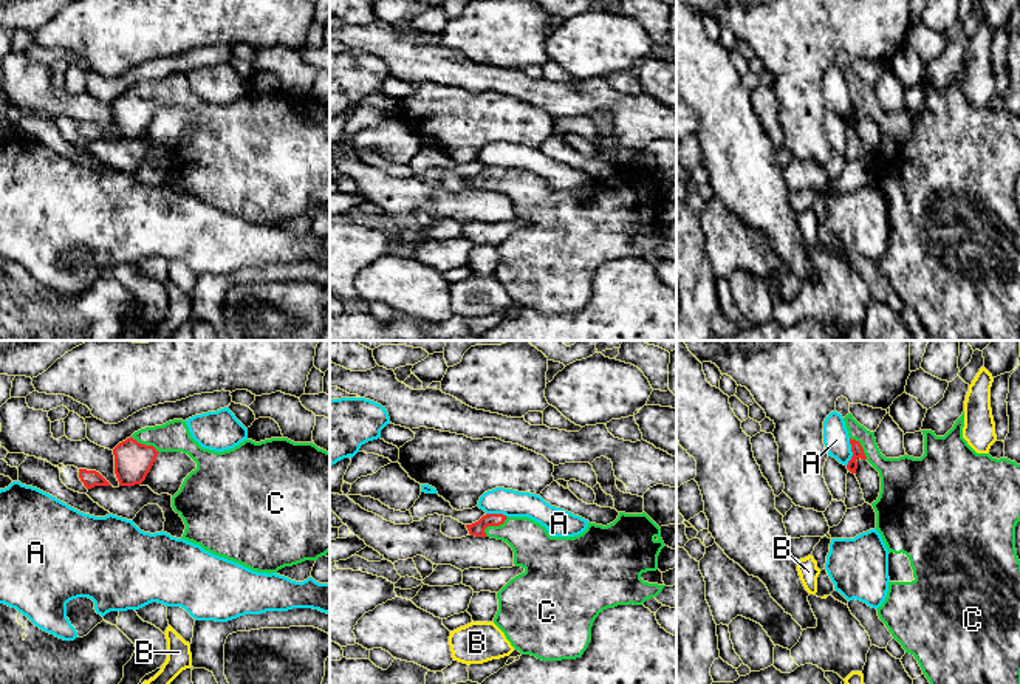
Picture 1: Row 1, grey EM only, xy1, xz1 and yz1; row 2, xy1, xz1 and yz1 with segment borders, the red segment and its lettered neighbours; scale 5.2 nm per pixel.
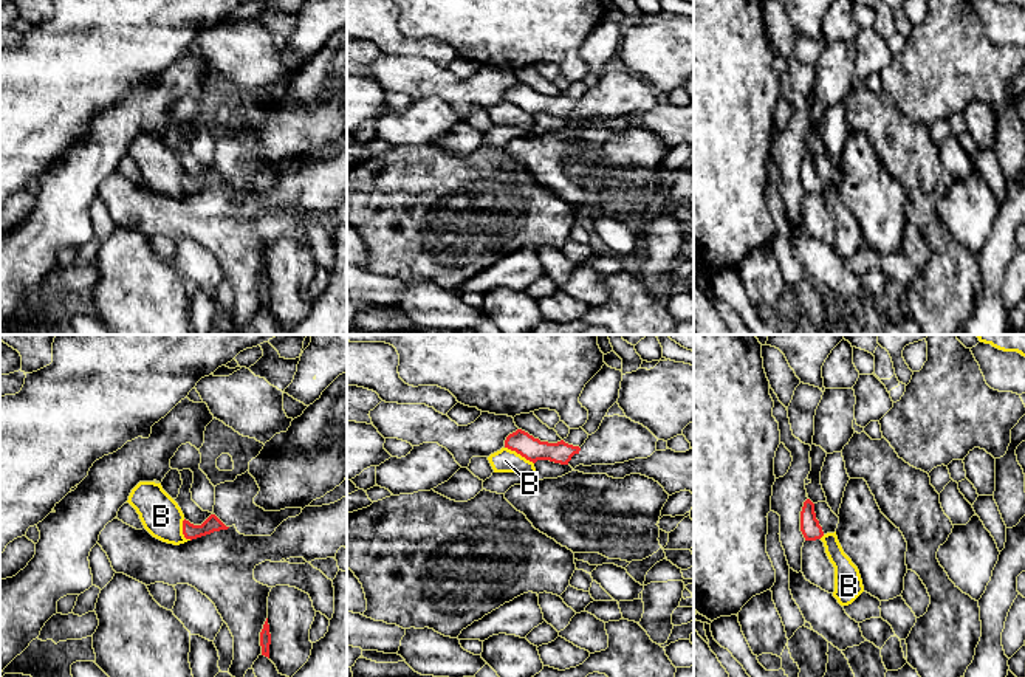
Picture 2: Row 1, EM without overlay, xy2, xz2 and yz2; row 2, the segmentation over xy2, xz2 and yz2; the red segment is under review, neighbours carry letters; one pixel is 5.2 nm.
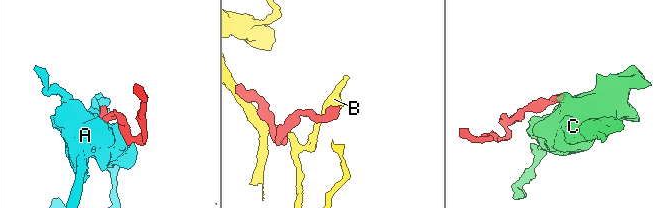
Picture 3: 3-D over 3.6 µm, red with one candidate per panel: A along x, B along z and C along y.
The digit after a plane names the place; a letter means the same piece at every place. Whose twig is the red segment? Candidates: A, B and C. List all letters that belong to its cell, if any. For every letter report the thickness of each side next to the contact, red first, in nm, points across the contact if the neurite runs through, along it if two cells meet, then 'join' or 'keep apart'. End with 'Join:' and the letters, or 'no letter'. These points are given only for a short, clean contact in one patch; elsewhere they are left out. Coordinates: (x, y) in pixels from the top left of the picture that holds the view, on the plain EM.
A: 60/140 nm | keep apart
B: 120/130 nm | along xz2 (505, 99), (533, 116) | keep apart
C: 70/220 nm | across xz1 (477, 181), (494, 178), (514, 183), (534, 203) | join
Join: C

